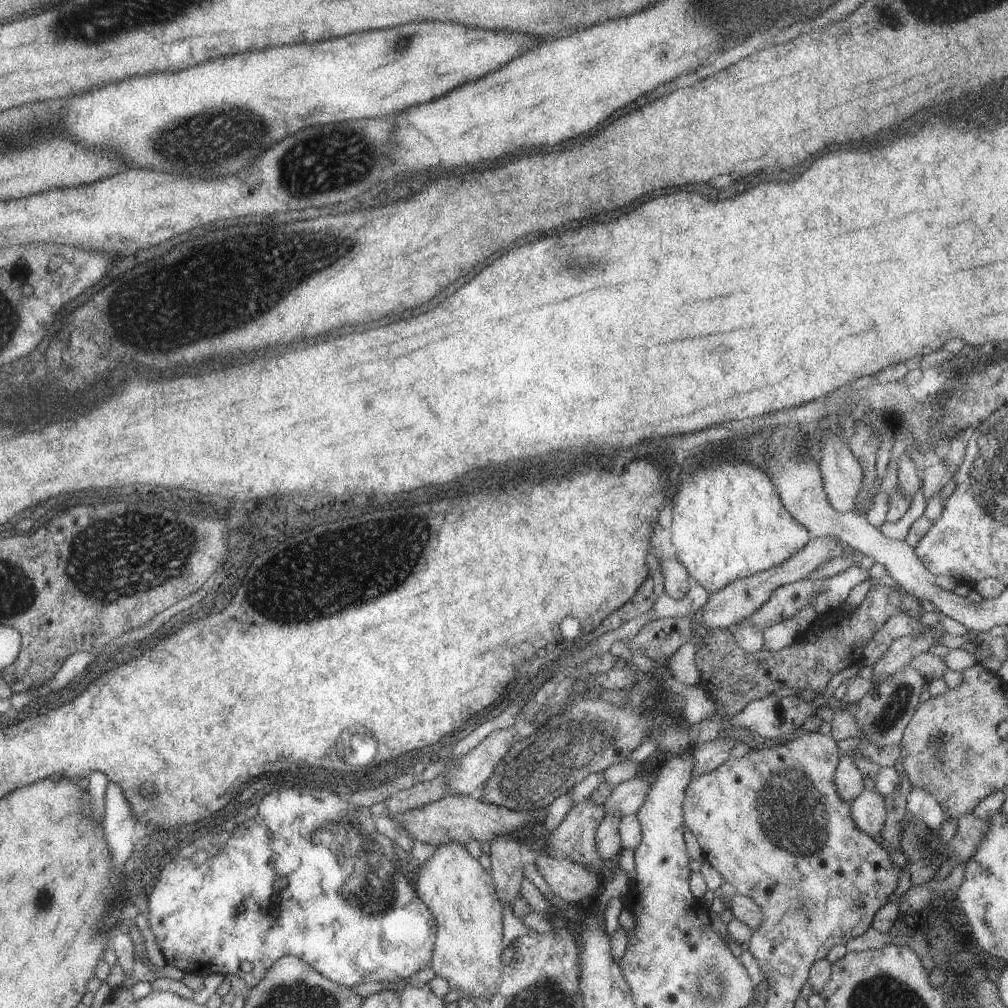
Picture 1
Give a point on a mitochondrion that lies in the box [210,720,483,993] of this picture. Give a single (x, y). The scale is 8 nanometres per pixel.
(366, 878)

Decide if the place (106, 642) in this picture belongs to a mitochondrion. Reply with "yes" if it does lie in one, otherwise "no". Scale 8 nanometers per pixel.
no

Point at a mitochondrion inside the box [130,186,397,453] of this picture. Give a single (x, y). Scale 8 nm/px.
(275, 275)

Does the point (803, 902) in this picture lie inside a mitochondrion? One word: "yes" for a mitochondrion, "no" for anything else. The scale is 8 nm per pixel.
yes

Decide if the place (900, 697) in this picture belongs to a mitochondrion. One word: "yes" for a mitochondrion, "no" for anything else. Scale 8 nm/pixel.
yes

